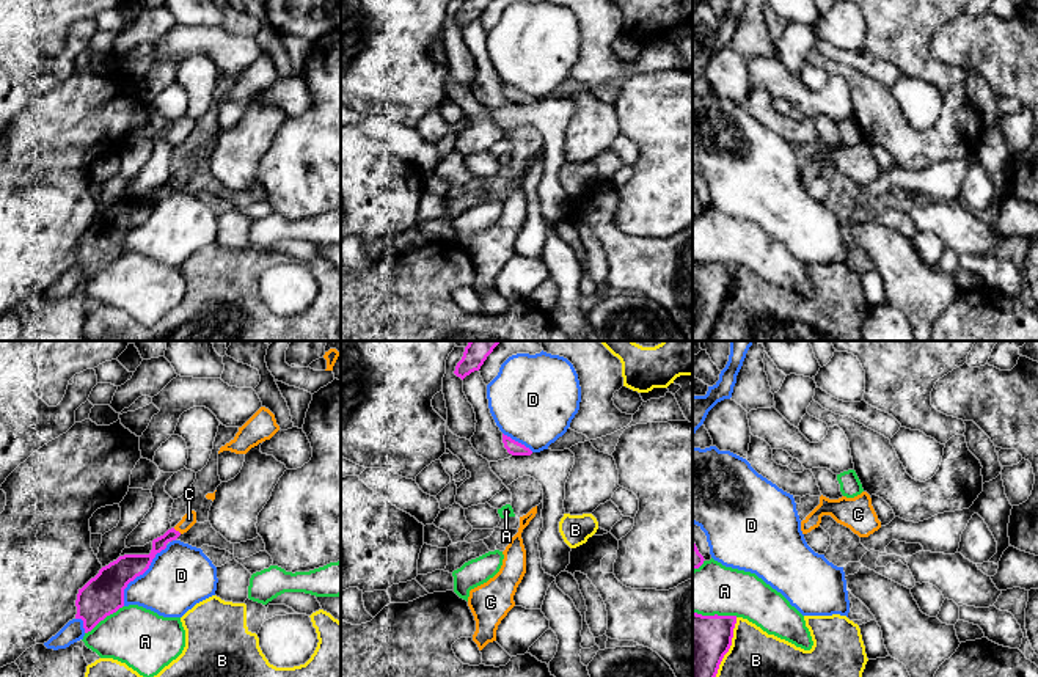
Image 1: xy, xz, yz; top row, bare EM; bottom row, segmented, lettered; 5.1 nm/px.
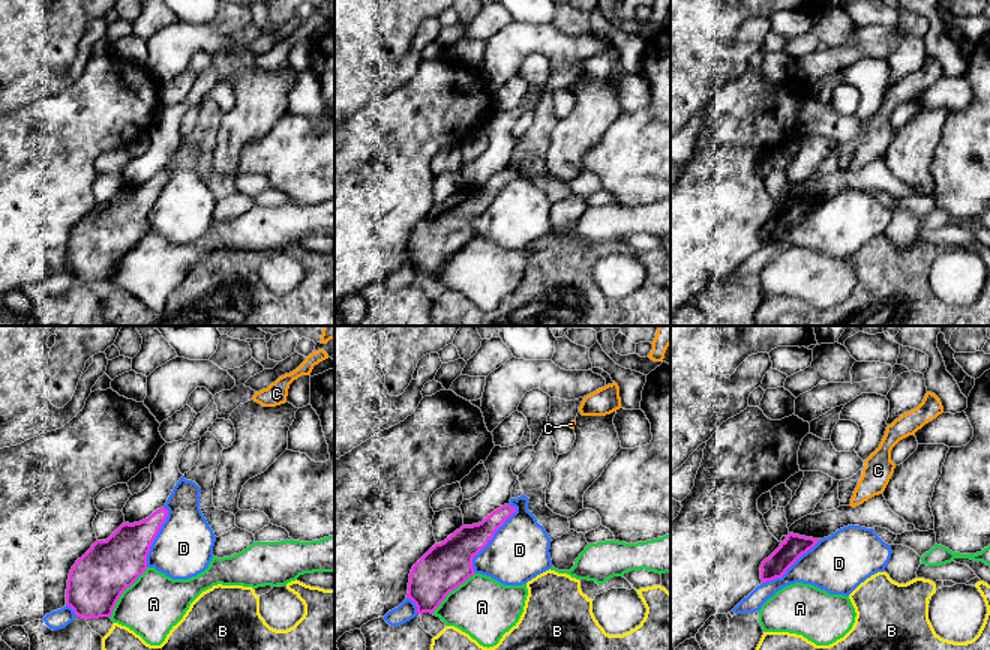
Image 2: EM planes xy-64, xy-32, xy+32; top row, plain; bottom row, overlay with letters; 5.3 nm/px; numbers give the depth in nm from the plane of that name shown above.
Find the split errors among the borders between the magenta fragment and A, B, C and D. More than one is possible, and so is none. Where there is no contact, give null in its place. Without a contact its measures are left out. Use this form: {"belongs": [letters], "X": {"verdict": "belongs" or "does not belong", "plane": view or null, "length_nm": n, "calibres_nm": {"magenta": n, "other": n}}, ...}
{"belongs": ["C"], "A": {"verdict": "does not belong", "plane": "xy", "length_nm": 240, "calibres_nm": {"magenta": 200, "other": 300}}, "B": {"verdict": "does not belong", "plane": "yz", "length_nm": 320, "calibres_nm": {"magenta": 320, "other": 240}}, "C": {"verdict": "belongs", "plane": "xy", "length_nm": 50, "calibres_nm": {"magenta": 100, "other": 70}}, "D": {"verdict": "does not belong", "plane": "xy", "length_nm": 380, "calibres_nm": {"magenta": 200, "other": 320}}}

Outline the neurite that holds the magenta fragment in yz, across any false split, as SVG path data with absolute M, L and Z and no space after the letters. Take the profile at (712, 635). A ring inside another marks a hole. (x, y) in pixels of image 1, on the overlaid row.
M693 613L693 677L716 677L733 638L736 616Z

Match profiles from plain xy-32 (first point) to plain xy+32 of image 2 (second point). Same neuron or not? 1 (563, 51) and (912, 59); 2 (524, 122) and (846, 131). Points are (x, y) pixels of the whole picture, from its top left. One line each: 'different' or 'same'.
1: same
2: same

